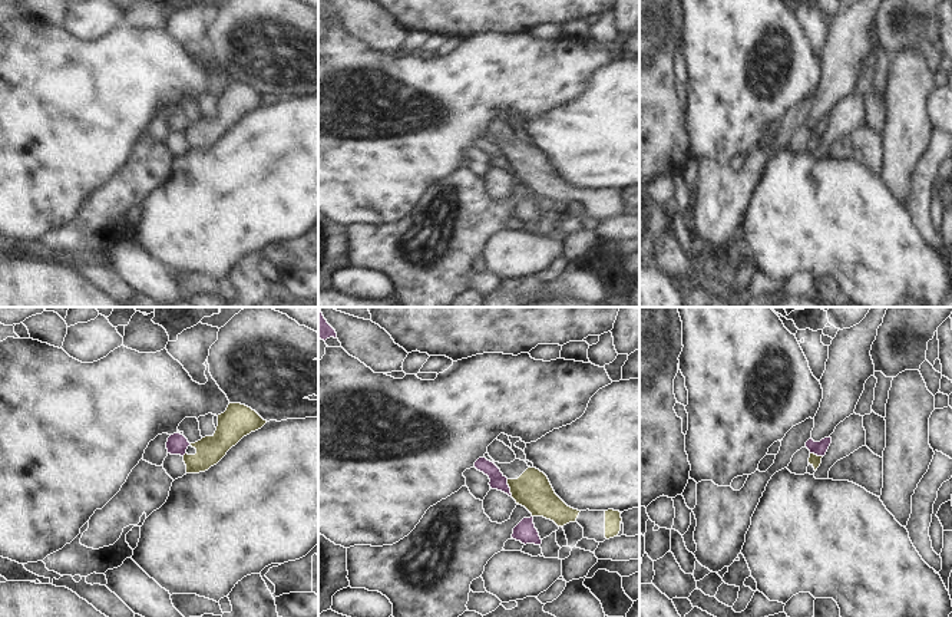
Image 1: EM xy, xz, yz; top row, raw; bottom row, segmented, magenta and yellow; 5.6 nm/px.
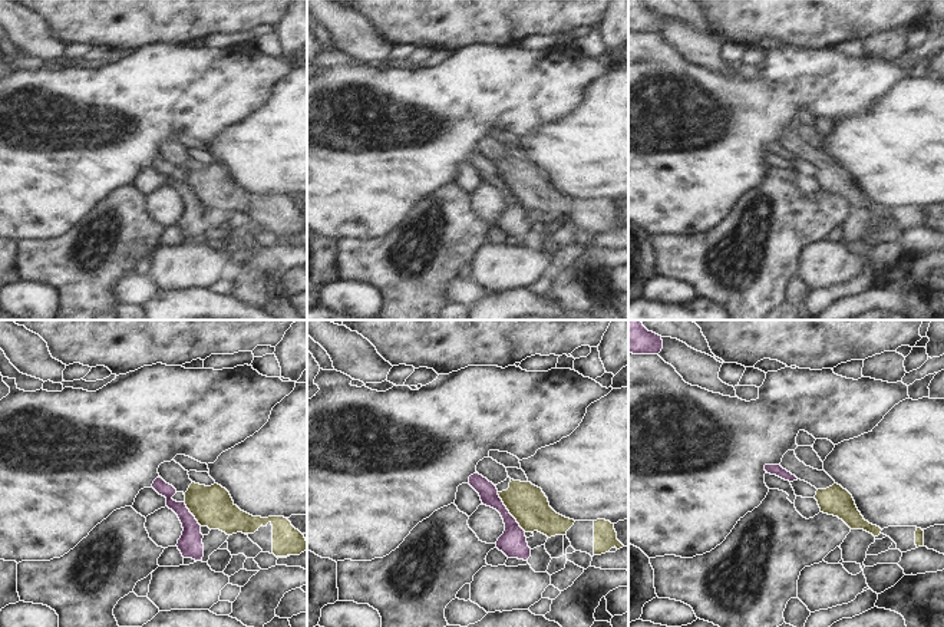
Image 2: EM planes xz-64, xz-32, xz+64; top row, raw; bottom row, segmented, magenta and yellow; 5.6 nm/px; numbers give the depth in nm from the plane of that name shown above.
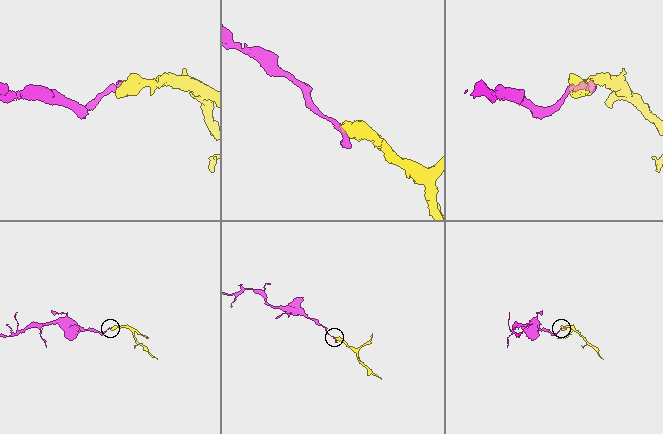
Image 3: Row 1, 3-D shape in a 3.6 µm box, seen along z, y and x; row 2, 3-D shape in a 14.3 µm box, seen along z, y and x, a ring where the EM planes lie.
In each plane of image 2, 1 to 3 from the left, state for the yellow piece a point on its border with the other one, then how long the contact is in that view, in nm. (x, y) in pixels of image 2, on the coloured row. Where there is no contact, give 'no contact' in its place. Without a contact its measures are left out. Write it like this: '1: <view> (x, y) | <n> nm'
1: xz-64 (191, 514) | 170 nm
2: xz-32 (508, 512) | 280 nm
3: no contact

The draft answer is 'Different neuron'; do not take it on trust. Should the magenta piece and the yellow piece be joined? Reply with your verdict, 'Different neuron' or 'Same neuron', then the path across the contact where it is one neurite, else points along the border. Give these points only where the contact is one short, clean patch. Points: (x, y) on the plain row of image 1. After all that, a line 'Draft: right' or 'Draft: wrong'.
Different neuron. Boundary: xz (506, 158), (512, 174)
Draft: right

